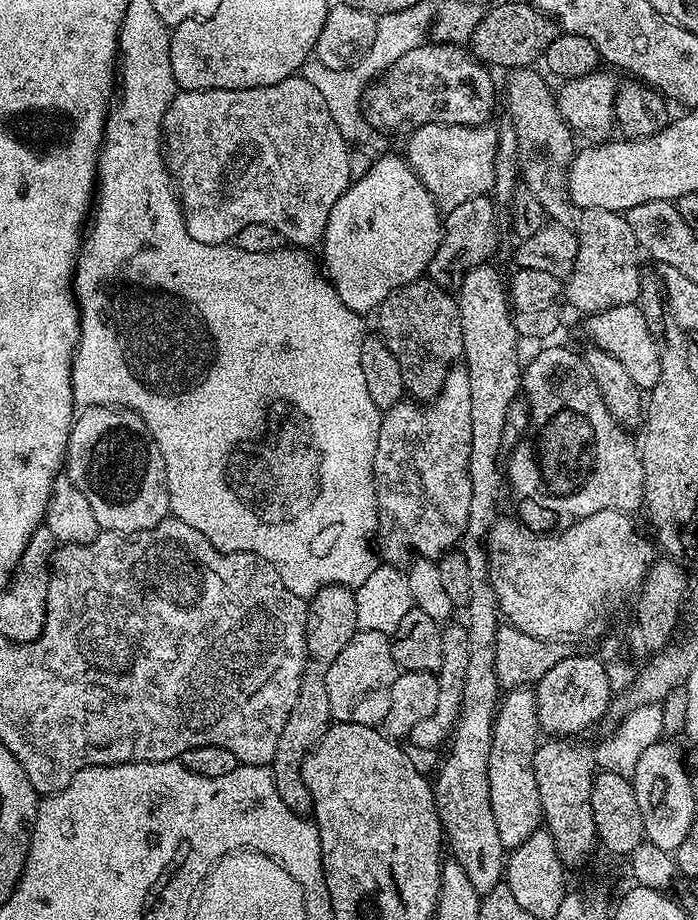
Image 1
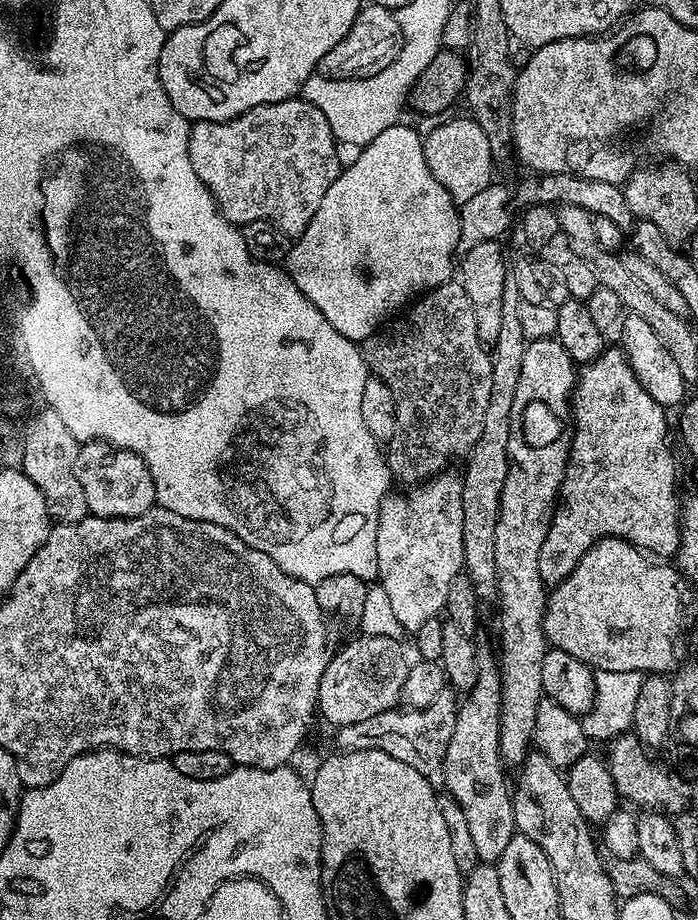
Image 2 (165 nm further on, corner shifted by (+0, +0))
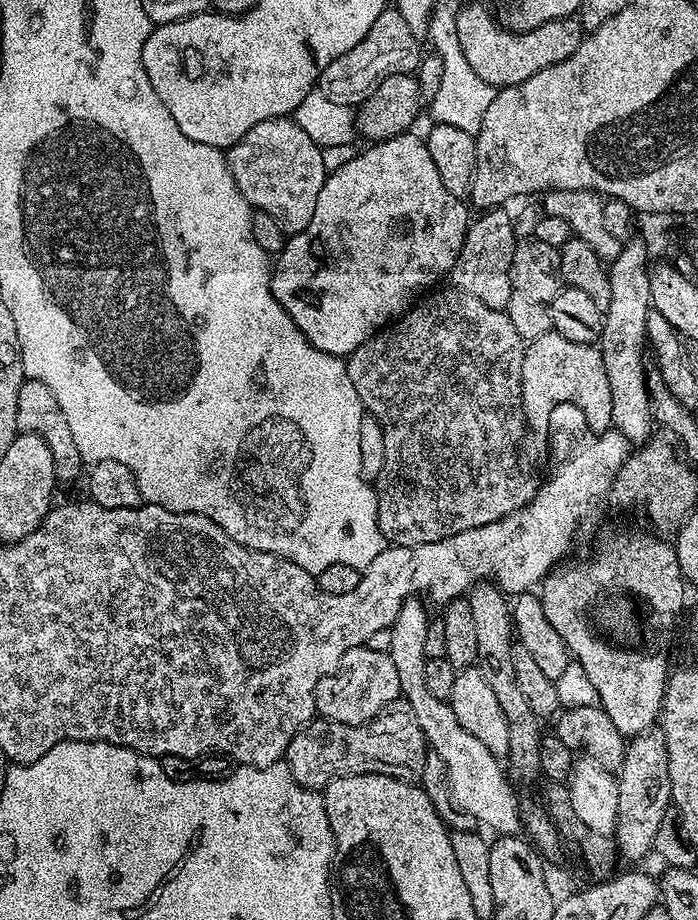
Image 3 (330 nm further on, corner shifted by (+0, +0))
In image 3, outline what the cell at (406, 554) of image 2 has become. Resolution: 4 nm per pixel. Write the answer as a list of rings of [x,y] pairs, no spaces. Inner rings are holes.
[[[410,598],[398,610],[398,618],[392,623],[390,634],[389,658],[398,669],[398,686],[400,694],[414,710],[414,718],[418,718],[418,726],[422,726],[422,734],[427,747],[442,762],[446,762],[446,774],[450,778],[452,792],[460,799],[462,806],[474,814],[477,825],[493,828],[500,836],[514,836],[522,828],[522,800],[516,797],[513,781],[506,775],[505,765],[501,757],[490,754],[470,730],[465,730],[462,722],[454,715],[454,710],[442,698],[434,698],[426,686],[426,630],[430,613],[424,609],[425,601]]]

